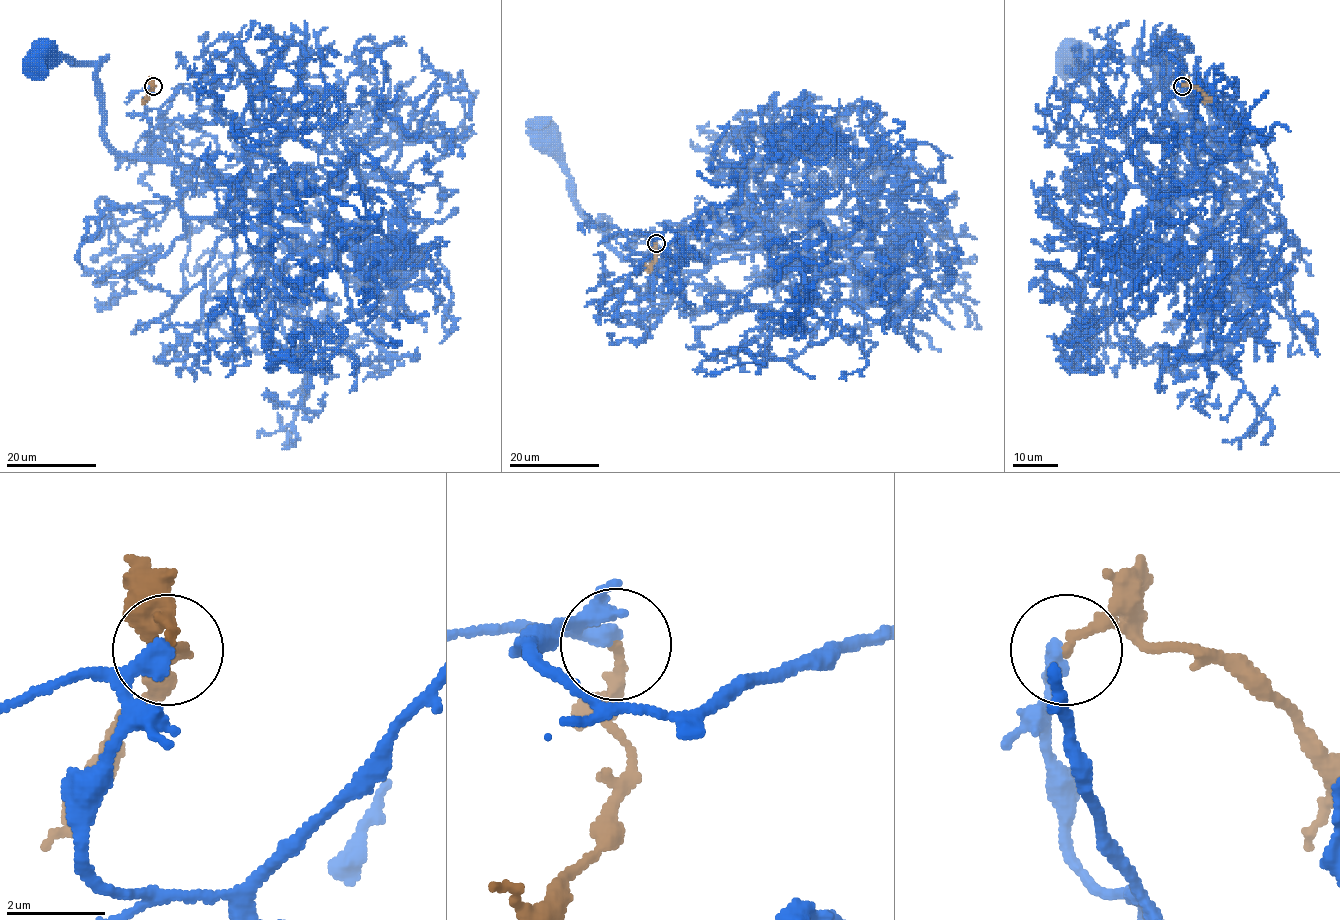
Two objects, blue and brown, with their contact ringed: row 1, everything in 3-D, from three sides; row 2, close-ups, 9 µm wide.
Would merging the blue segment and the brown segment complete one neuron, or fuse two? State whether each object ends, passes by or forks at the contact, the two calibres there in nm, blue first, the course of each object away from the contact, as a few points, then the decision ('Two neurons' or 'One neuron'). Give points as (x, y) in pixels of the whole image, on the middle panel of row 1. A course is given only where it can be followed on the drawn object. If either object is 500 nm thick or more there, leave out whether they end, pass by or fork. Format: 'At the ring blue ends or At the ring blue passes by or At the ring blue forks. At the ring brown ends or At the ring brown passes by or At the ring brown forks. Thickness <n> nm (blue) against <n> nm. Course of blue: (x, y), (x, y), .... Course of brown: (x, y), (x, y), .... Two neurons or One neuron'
At the ring blue ends. At the ring brown ends. Thickness 400 nm (blue) against 220 nm. Course of blue: (656, 242), (657, 269), (658, 247), (698, 253), (621, 257), (544, 139). Course of brown: (656, 242), (656, 258), (649, 266), (645, 265). One neuron

